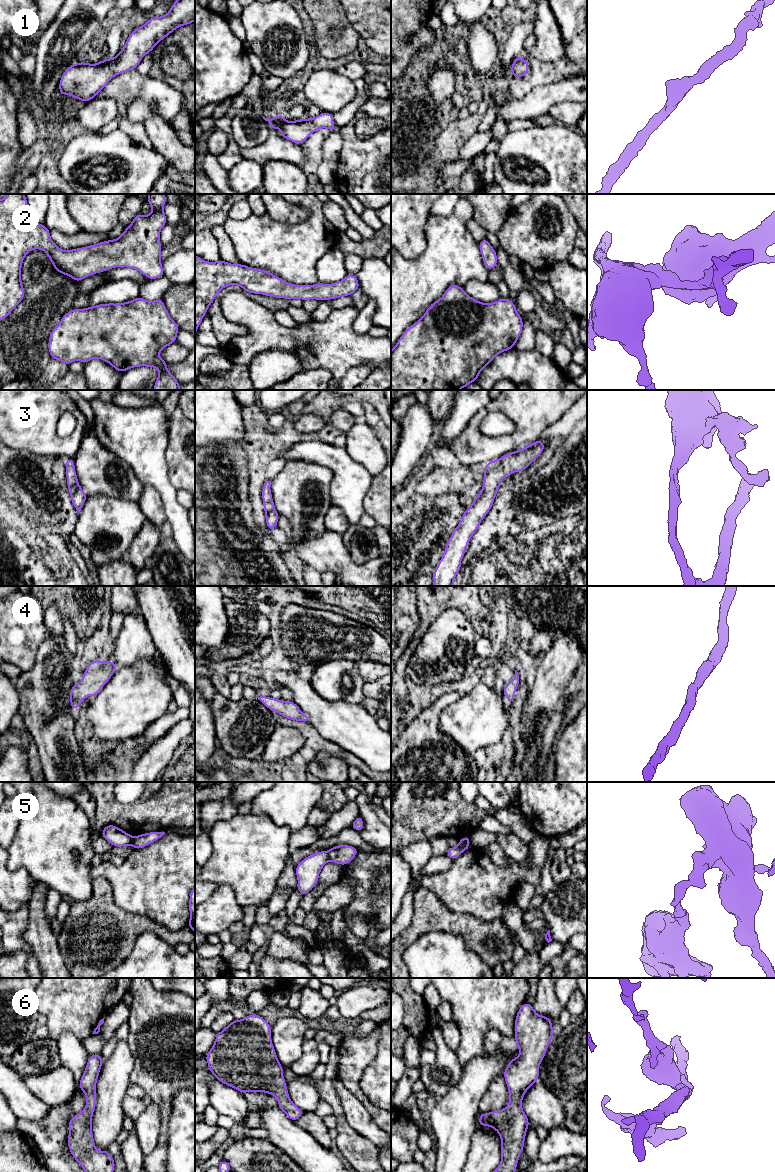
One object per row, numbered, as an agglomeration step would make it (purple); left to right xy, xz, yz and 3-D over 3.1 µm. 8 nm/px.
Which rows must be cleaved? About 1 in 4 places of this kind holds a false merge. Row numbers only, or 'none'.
5

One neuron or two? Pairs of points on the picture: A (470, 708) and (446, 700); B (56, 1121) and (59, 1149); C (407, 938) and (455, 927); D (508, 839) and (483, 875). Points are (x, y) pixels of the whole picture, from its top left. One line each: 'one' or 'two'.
A: two
B: one
C: one
D: two

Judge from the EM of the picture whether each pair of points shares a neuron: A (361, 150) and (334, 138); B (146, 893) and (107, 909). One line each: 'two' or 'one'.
A: two
B: two

